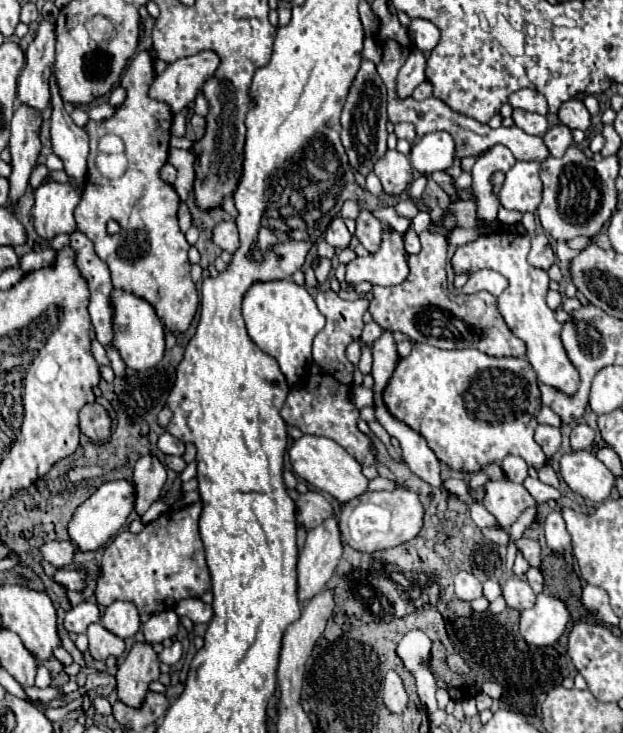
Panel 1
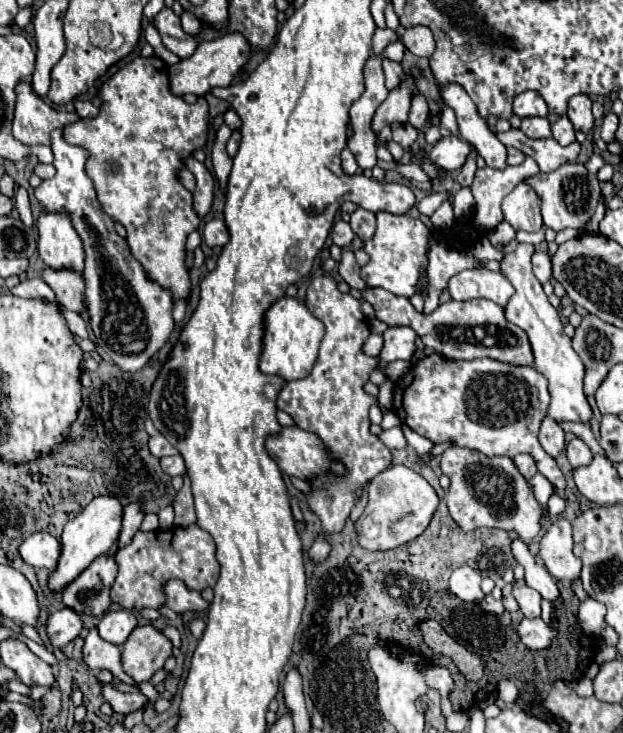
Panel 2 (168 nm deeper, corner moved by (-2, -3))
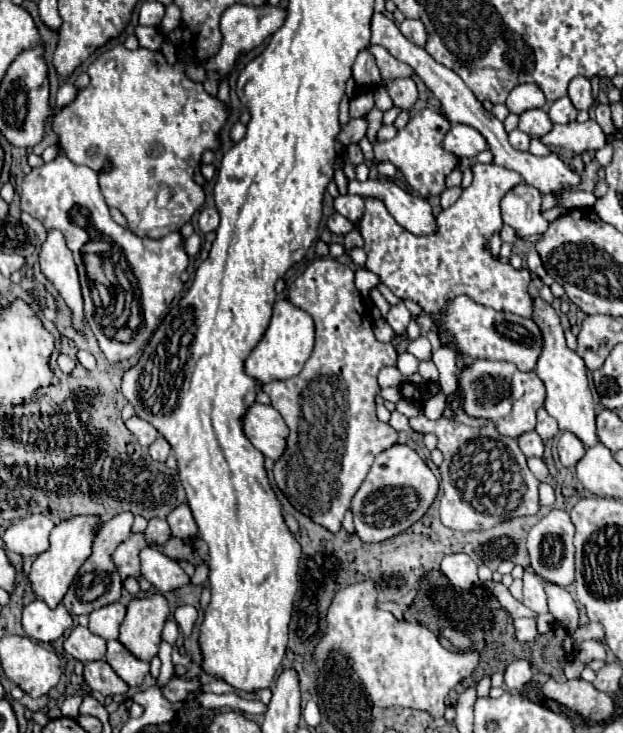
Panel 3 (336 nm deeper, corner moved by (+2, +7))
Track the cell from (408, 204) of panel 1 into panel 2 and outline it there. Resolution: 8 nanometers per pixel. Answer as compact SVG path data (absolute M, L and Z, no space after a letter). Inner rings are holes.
M430 193L430 195L426 195L422 201L418 201L416 203L416 209L422 213L422 215L432 215L440 205L442 205L442 201L446 201L446 193Z

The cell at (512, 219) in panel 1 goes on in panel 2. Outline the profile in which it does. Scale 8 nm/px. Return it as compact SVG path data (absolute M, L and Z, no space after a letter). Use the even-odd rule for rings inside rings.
M502 221L498 227L494 227L494 229L488 233L488 239L492 241L492 245L494 245L496 249L500 249L504 243L508 243L510 239L514 239L514 235L516 235L516 229L514 229L510 223Z

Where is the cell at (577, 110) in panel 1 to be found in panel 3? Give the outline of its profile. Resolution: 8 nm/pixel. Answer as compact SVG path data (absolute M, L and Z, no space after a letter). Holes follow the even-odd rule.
M574 77L570 81L570 87L568 87L568 97L572 99L574 107L580 111L580 109L590 109L590 105L594 103L592 99L592 89L590 89L590 81L586 77Z

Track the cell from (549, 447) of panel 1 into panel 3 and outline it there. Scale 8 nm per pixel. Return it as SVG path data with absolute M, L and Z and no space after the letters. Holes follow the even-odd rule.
M540 407L540 409L538 409L538 423L536 423L536 431L538 431L538 435L540 435L544 441L548 441L548 439L552 439L552 437L556 437L556 435L558 435L556 419L552 419L544 407Z

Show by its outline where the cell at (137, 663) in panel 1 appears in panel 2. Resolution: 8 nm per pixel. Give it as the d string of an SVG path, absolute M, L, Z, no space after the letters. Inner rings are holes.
M152 625L136 627L122 647L122 667L136 685L150 681L172 655L172 643Z

